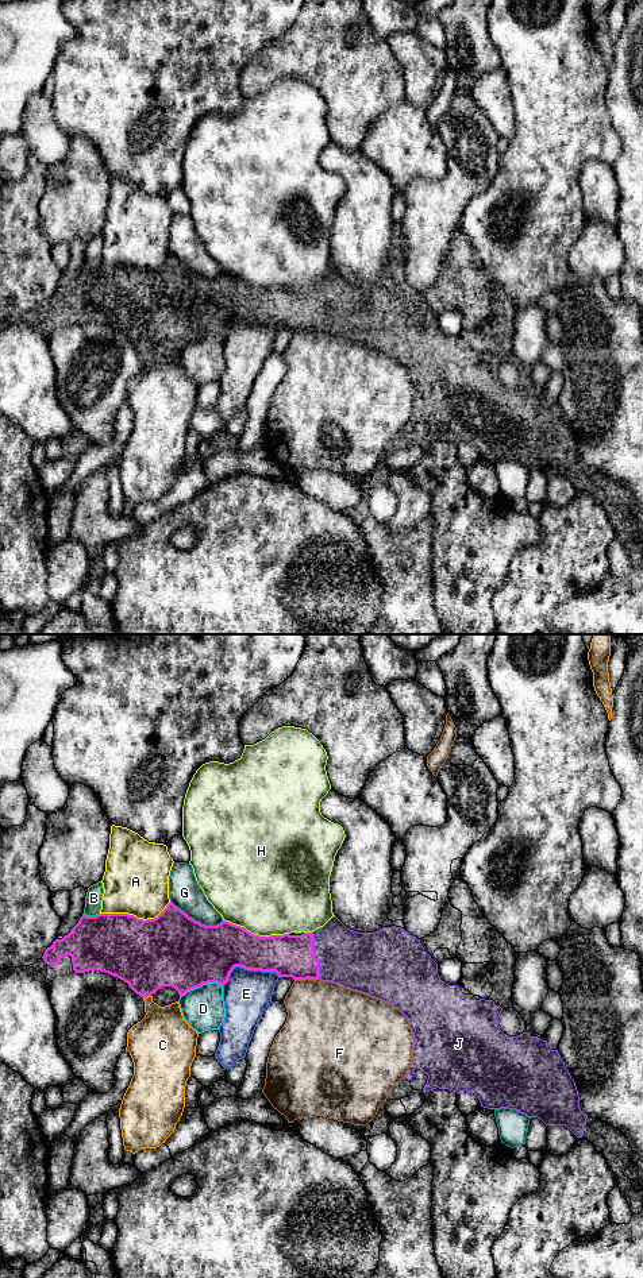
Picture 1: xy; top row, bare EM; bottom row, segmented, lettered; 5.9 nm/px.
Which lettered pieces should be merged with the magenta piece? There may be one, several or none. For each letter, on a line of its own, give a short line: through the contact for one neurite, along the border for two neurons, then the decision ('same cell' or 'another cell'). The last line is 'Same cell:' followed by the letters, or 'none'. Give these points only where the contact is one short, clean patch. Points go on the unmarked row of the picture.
A: another cell
B: another cell
C: another cell
D: another cell
E: another cell
F: another cell
G: another cell
H: another cell
J: same cell
Same cell: J

